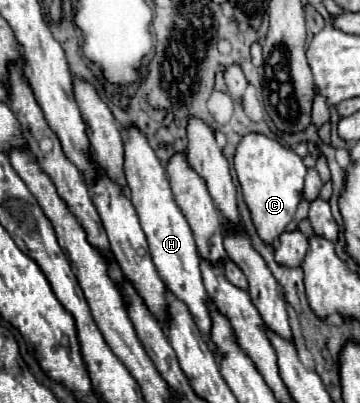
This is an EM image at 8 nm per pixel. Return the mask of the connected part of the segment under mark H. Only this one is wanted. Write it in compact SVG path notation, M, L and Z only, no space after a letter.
M131 128L127 132L125 140L125 176L127 176L127 186L129 186L129 198L135 206L135 212L139 216L141 228L147 236L151 256L155 260L155 268L159 272L159 278L165 282L167 290L179 298L191 312L199 332L209 338L211 334L211 308L207 300L207 290L203 288L201 280L201 258L195 248L195 240L191 234L191 228L181 214L179 206L175 204L175 198L171 196L171 186L169 180L163 172L163 164L147 144L145 134L141 134L137 128Z

